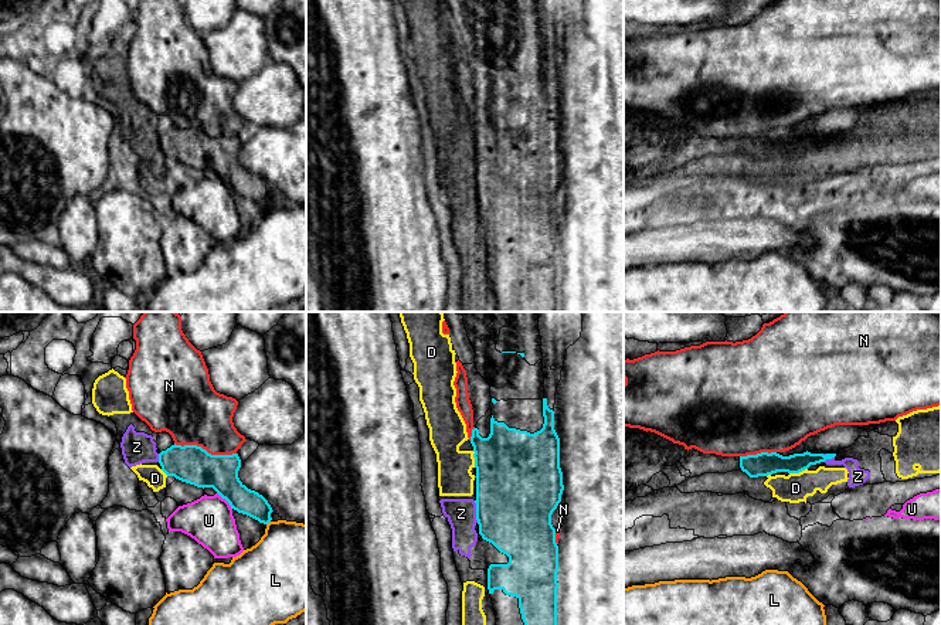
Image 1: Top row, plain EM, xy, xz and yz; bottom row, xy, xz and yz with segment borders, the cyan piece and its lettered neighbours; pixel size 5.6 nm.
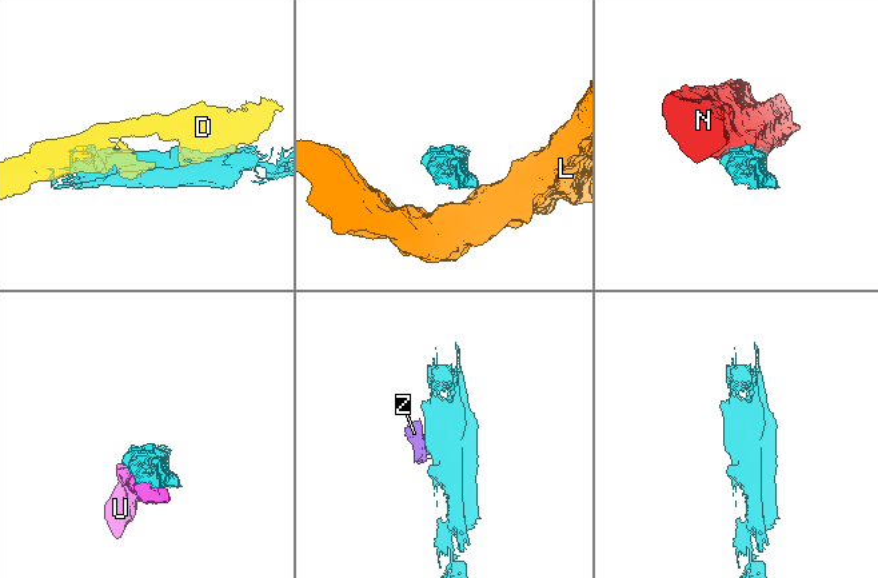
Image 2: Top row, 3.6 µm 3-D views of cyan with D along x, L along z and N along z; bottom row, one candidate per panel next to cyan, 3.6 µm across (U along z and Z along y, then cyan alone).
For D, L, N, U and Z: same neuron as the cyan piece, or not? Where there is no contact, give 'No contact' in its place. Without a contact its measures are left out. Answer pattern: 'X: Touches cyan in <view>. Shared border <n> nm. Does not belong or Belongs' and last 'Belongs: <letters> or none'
D: Touches cyan in yz. Shared border 110 nm. Does not belong
L: Touches cyan in xy. Shared border 40 nm. Does not belong
N: Touches cyan in xy. Shared border 360 nm. Does not belong
U: Touches cyan in xy. Shared border 130 nm. Does not belong
Z: Touches cyan in xz. Shared border 130 nm. Does not belong
Belongs: none

